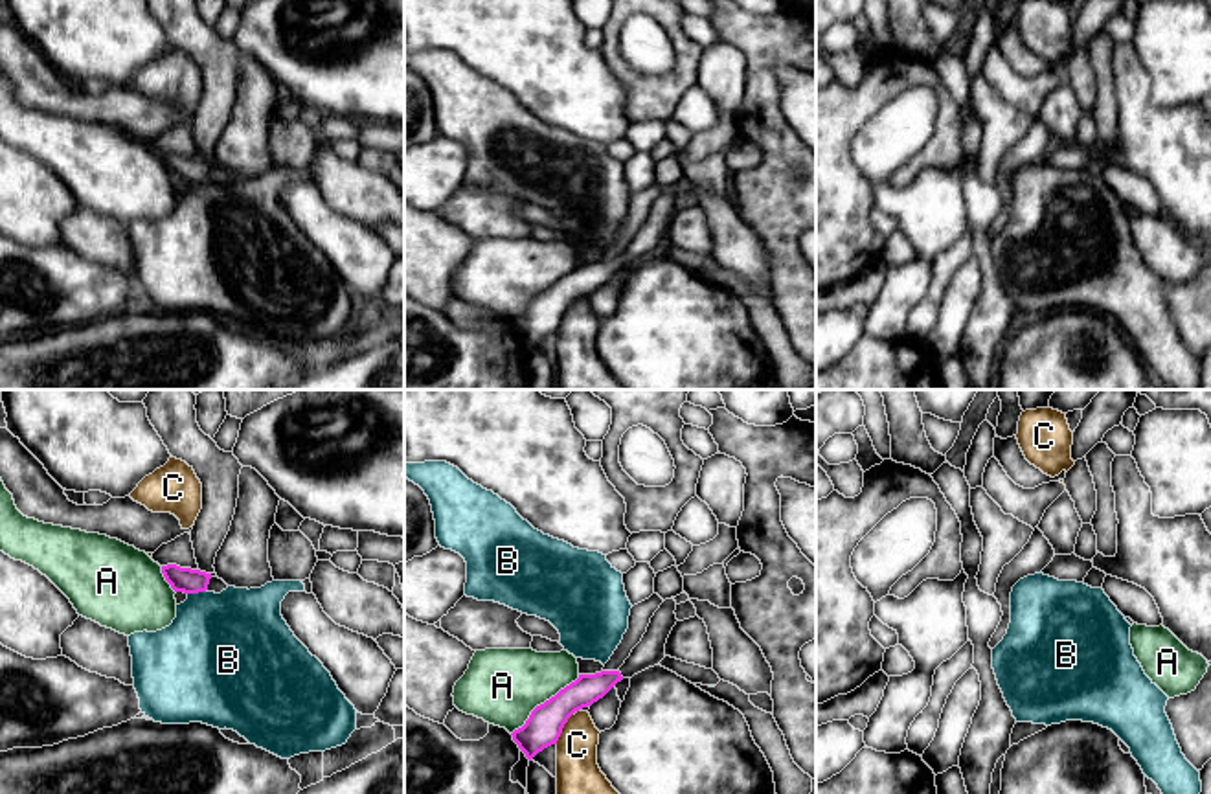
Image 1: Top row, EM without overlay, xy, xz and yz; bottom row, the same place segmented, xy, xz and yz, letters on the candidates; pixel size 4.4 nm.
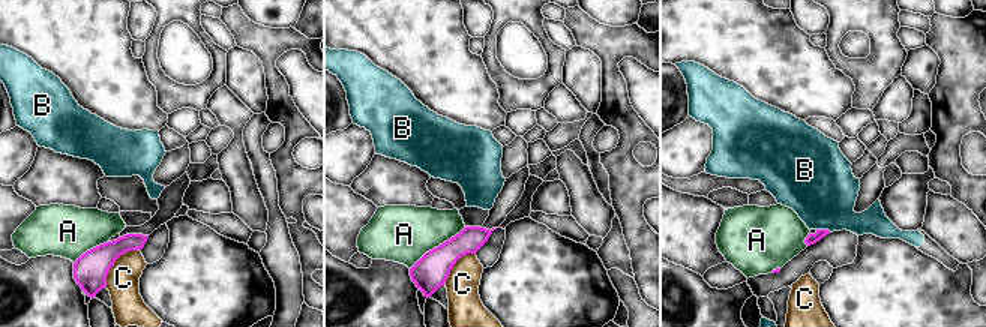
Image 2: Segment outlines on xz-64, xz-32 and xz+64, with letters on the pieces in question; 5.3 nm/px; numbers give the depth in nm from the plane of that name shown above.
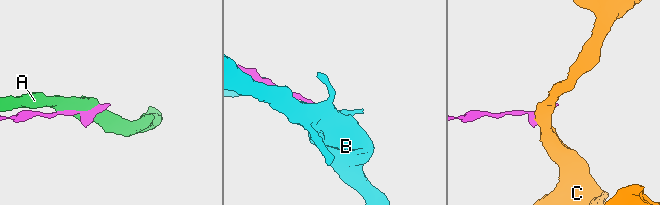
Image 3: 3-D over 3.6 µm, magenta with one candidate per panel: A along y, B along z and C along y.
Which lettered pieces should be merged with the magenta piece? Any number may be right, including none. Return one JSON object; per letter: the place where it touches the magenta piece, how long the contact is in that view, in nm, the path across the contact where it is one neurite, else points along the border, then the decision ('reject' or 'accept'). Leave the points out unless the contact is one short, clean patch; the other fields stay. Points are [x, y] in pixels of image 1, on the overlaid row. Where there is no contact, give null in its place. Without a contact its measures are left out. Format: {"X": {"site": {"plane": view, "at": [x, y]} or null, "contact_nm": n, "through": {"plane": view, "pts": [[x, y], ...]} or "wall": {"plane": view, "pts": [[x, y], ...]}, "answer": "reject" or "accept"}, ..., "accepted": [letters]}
{"A": {"site": {"plane": "xz", "at": [544, 703]}, "contact_nm": 400, "answer": "reject"}, "B": {"site": {"plane": "xy", "at": [197, 592]}, "contact_nm": 90, "wall": {"plane": "xy", "pts": [[206, 589], [188, 594]]}, "answer": "reject"}, "C": {"site": {"plane": "xz", "at": [563, 726]}, "contact_nm": 150, "wall": {"plane": "xz", "pts": [[572, 714], [555, 743]]}, "answer": "reject"}, "accepted": []}

